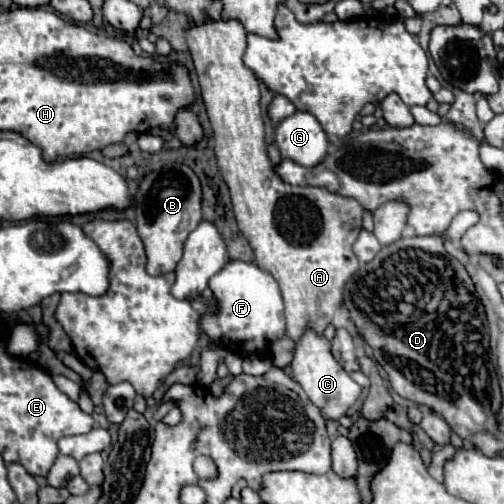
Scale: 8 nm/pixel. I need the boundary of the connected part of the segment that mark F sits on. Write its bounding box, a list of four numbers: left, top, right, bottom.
[201,260,285,354]

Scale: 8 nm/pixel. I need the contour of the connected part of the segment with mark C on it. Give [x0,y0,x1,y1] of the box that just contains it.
[291,326,361,418]

